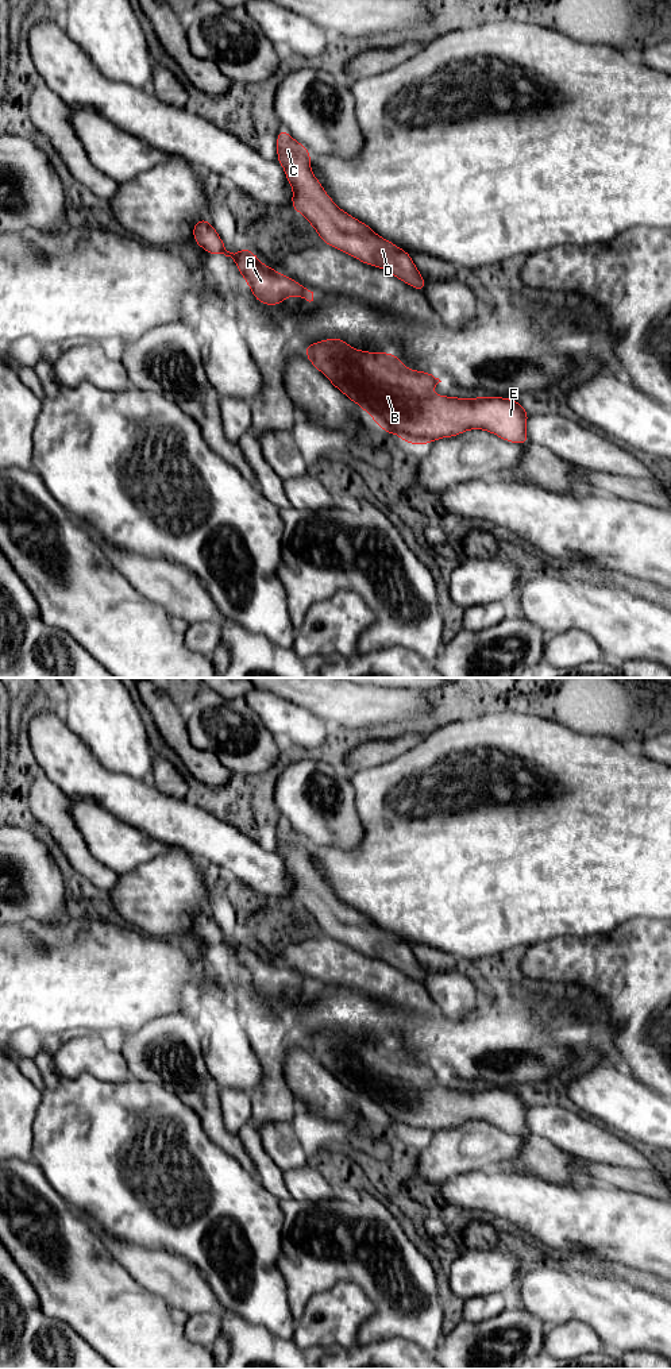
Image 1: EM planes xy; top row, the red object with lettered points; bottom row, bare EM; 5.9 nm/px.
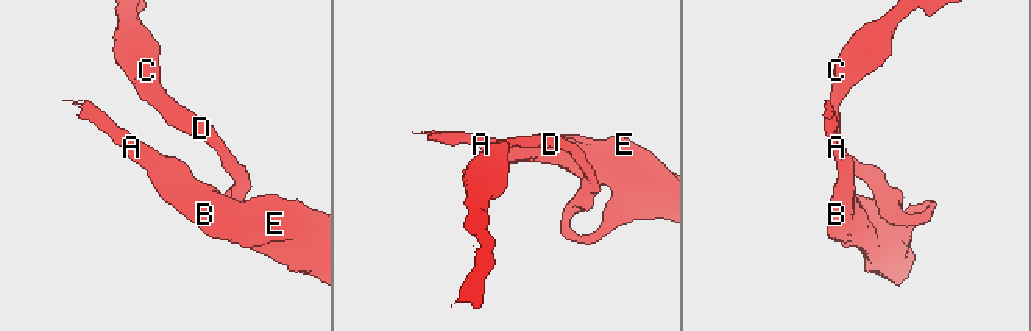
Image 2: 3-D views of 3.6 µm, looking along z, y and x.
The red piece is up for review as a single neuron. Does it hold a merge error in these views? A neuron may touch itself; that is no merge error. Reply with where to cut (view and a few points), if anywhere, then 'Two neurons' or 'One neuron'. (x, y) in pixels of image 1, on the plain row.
No split. One neuron

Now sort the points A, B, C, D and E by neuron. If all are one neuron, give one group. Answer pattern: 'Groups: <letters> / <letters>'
Groups: A B C D E

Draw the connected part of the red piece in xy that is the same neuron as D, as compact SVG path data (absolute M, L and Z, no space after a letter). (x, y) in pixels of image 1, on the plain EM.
M286 821L277 825L277 852L293 879L292 899L300 903L329 936L360 953L381 959L424 984L425 973L410 945L378 928L366 914L342 902L311 863L308 840Z

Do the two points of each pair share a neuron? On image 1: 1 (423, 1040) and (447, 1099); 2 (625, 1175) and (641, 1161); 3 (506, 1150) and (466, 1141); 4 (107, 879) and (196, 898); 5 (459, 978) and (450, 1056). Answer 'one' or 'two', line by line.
1: two
2: two
3: one
4: two
5: two

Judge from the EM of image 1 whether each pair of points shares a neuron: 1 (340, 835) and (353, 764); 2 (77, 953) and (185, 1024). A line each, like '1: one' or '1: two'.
1: two
2: two

